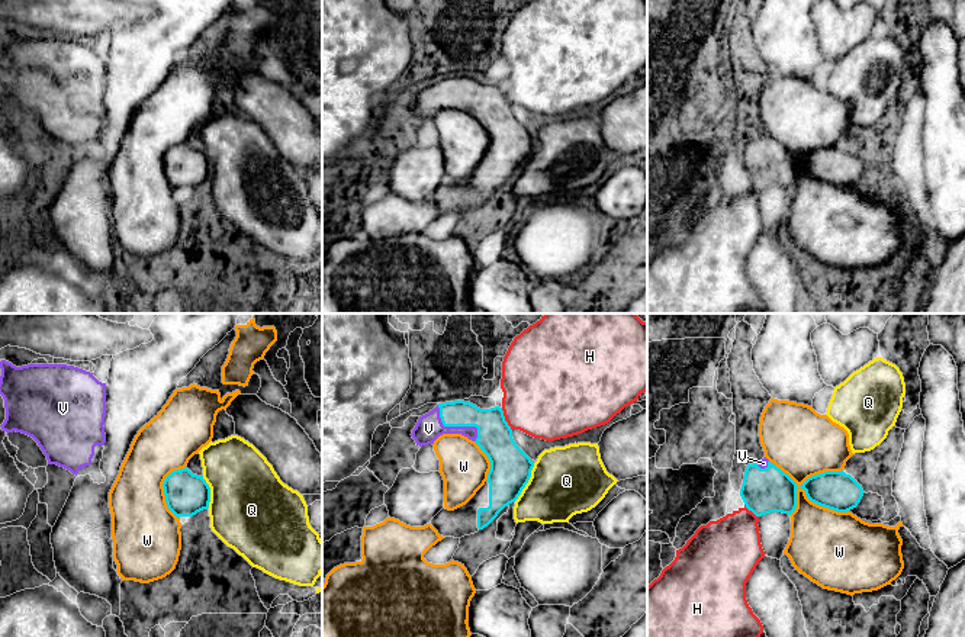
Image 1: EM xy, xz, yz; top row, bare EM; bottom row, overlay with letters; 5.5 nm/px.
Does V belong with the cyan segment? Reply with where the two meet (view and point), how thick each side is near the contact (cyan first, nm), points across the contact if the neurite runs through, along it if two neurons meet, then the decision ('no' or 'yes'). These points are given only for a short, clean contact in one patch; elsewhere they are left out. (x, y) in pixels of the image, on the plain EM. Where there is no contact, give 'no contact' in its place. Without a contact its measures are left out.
xz (456, 100) | 190/150 nm | yes

